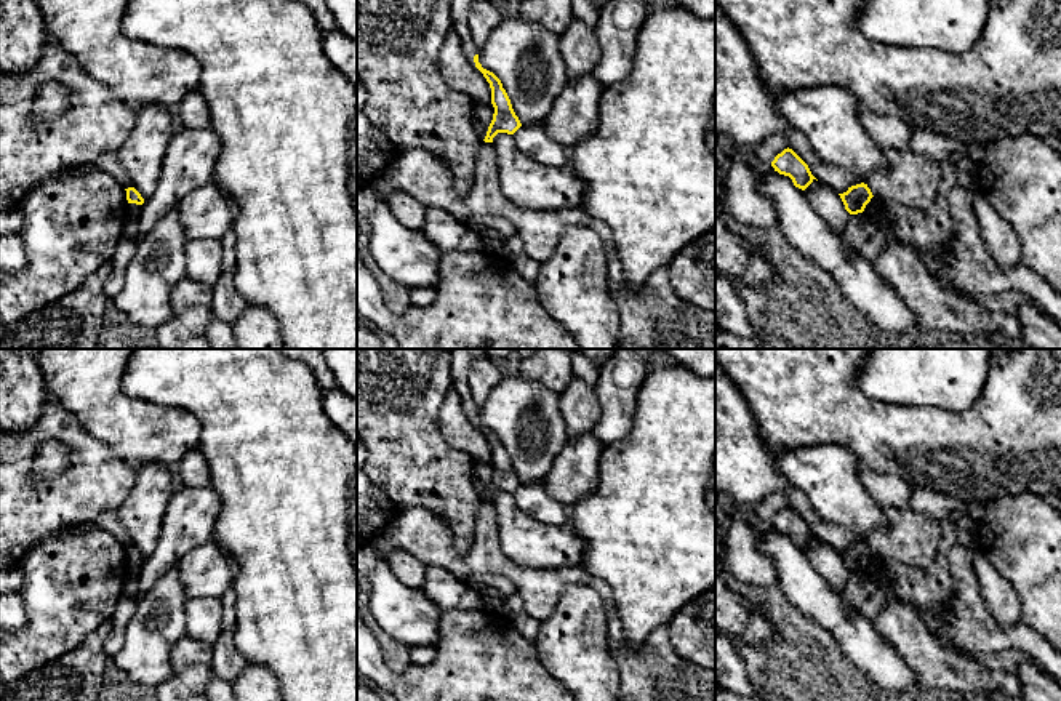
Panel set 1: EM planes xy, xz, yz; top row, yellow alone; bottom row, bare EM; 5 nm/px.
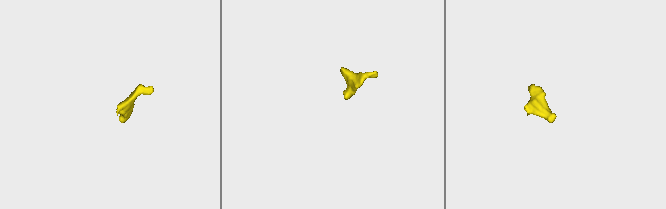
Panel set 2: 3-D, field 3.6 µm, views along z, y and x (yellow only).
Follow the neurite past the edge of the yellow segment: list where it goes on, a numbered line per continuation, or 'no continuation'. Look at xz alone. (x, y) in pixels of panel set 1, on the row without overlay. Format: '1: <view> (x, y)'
1: xz (461, 360)

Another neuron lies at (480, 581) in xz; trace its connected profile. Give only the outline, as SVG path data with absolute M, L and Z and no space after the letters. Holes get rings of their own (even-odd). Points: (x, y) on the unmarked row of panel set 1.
M491 573L469 575L467 586L475 589L477 592L482 592L486 589L496 589L506 597L517 594L515 586L509 578L501 575L491 575Z

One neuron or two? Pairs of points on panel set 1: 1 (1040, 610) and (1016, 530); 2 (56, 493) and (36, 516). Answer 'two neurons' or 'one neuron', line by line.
1: one neuron
2: one neuron

